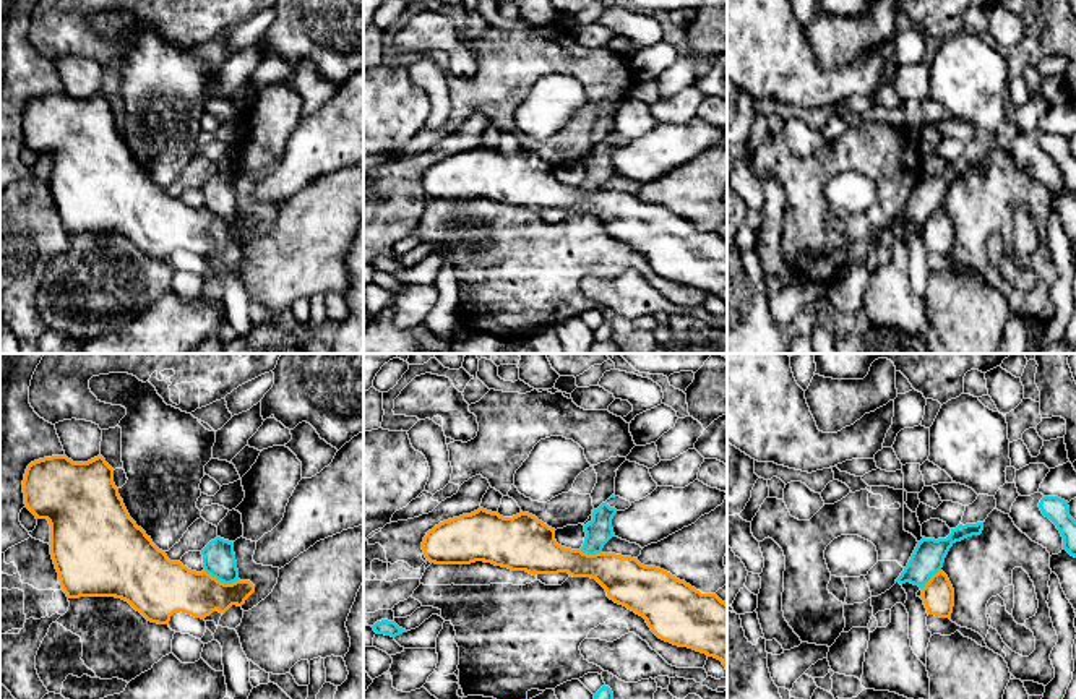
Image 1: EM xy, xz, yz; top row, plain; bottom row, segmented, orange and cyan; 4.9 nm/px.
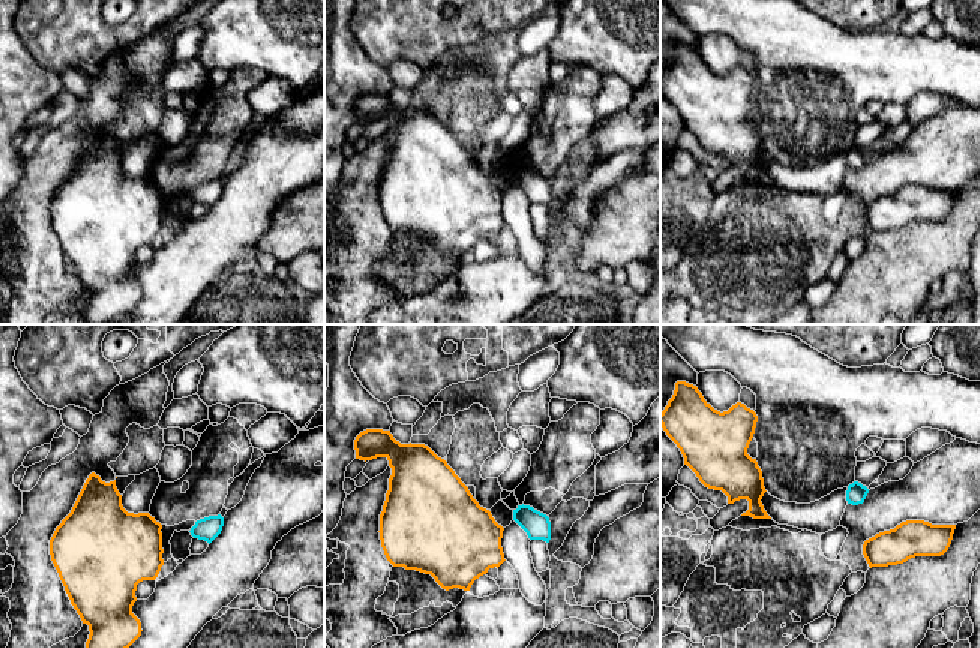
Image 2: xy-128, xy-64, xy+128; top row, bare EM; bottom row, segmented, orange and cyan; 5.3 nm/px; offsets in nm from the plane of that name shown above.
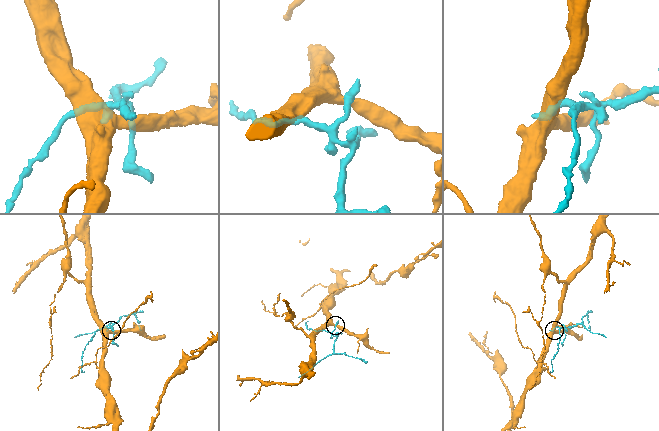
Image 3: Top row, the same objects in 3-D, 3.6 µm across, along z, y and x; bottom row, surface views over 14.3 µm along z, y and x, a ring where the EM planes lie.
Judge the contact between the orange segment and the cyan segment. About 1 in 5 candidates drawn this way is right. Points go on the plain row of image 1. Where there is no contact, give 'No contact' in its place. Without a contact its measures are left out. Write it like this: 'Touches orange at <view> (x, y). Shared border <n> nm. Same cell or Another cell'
Touches orange at xy (219, 218). Shared border 180 nm. Another cell

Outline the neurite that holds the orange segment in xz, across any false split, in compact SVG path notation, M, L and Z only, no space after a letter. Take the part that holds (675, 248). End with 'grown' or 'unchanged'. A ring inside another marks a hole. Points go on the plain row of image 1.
M479 144L440 159L427 169L422 178L427 198L435 201L492 199L511 208L536 211L568 209L573 214L596 216L607 234L643 253L651 268L662 277L688 284L722 298L727 307L727 240L716 230L701 230L670 209L644 203L636 195L615 190L587 191L581 187L565 185L555 177L555 165L529 149L503 154L498 149Z | unchanged

